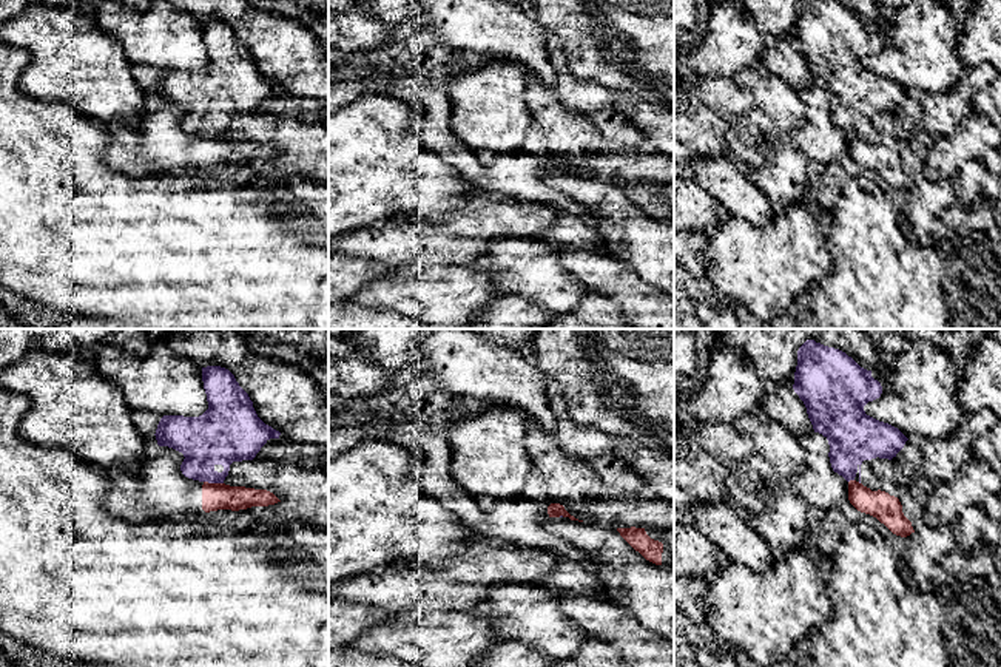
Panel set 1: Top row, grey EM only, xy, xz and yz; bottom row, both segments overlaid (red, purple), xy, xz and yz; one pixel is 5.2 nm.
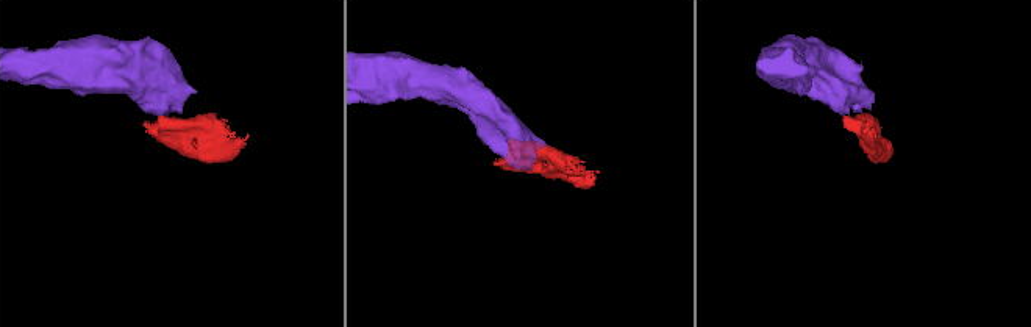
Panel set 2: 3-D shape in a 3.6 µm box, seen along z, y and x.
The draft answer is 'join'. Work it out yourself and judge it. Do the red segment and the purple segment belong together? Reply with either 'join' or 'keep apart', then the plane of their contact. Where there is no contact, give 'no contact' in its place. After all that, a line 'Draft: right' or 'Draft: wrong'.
keep apart; meets red in xy
Draft: wrong

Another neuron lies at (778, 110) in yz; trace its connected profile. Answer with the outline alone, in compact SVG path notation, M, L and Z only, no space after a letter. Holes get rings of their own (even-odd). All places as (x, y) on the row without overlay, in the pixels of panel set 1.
M762 65L737 71L731 80L753 97L754 108L739 119L739 128L731 133L730 156L762 167L771 159L762 137L790 142L790 133L807 120L808 107L797 91Z

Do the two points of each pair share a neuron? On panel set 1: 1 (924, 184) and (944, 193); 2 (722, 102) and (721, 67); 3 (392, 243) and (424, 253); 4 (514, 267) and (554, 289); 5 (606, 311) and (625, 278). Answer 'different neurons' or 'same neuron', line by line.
1: same neuron
2: different neurons
3: same neuron
4: same neuron
5: different neurons

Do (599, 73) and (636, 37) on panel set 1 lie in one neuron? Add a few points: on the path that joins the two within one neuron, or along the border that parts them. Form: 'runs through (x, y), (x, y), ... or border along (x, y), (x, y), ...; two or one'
border along (599, 25), (608, 51), (619, 62); two

